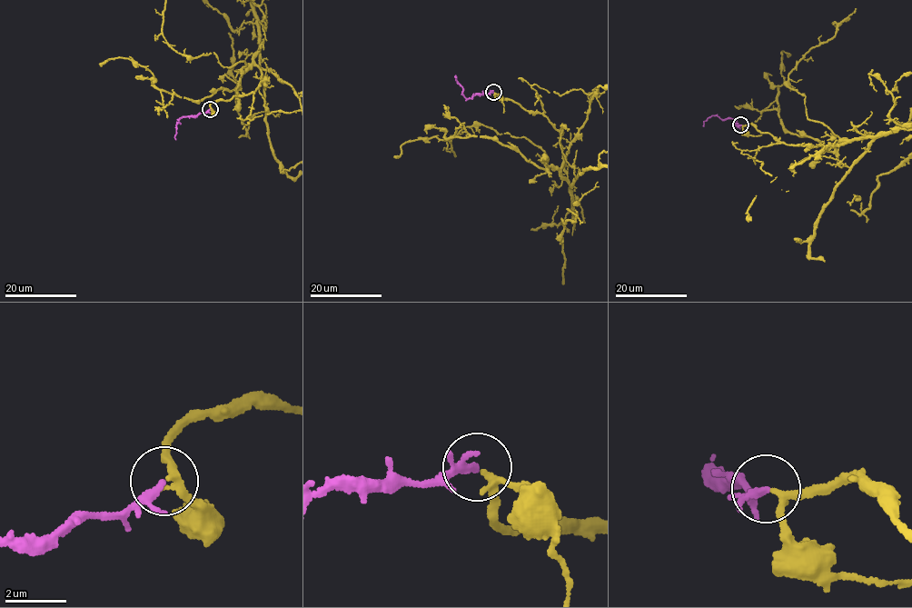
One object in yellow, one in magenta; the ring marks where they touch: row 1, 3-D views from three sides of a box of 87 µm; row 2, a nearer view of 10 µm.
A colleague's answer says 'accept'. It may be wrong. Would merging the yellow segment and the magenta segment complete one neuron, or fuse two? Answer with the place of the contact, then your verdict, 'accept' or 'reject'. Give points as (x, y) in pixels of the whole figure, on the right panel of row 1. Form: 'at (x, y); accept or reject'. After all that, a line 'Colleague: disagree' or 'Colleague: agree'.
at (740, 124); accept
Colleague: agree

